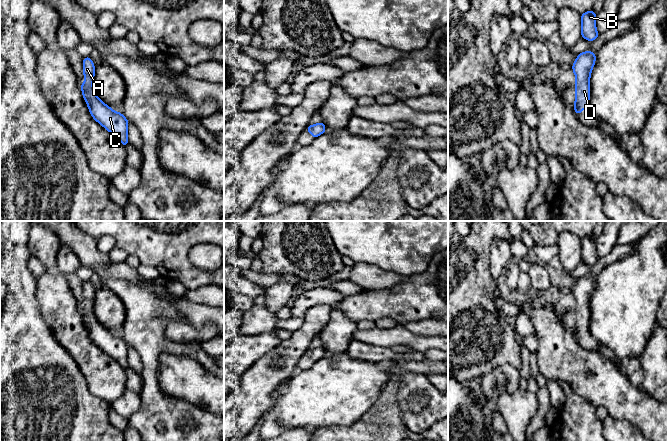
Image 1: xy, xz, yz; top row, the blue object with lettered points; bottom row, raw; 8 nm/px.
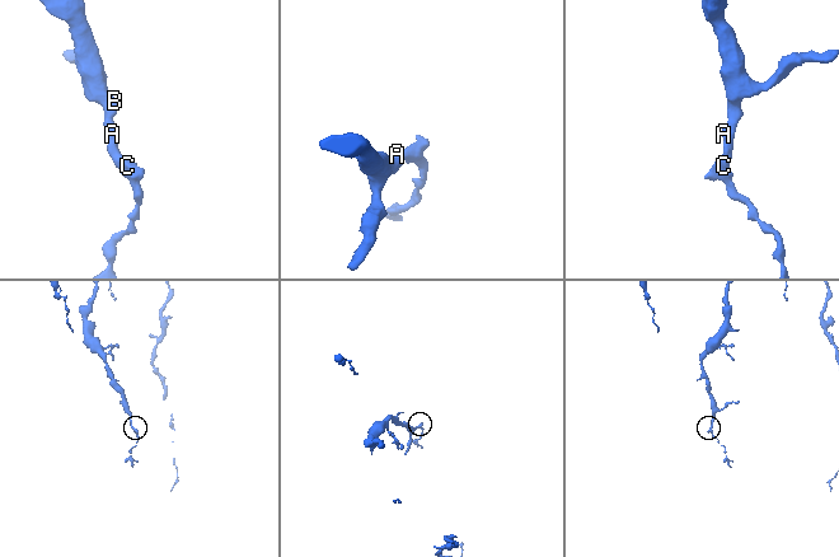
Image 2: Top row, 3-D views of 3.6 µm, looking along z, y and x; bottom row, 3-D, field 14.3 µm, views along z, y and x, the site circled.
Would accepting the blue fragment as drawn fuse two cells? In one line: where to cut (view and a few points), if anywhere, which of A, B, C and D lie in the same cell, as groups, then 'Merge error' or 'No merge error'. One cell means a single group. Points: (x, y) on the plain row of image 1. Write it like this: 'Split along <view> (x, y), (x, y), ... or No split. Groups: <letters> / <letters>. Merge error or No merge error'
No split. Groups: A B C D. No merge error

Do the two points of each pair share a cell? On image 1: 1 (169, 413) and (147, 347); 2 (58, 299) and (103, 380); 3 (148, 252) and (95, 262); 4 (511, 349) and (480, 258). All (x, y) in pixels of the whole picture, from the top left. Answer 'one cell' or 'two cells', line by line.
1: one cell
2: one cell
3: two cells
4: one cell

